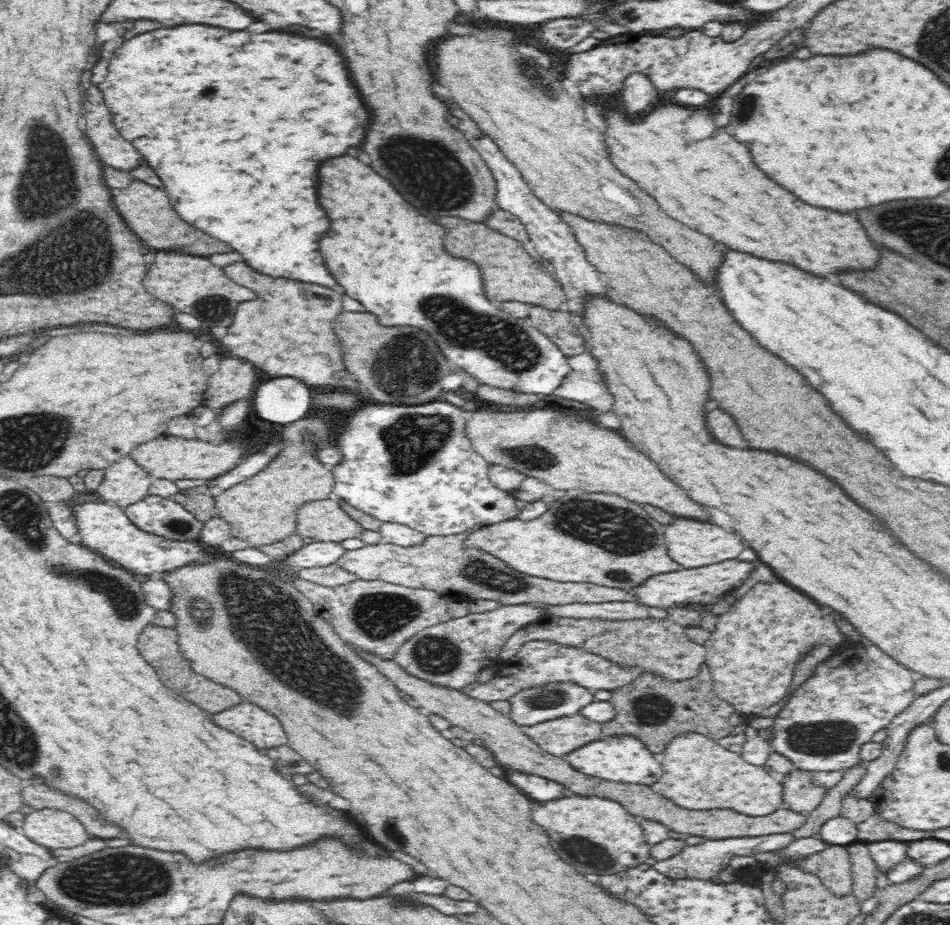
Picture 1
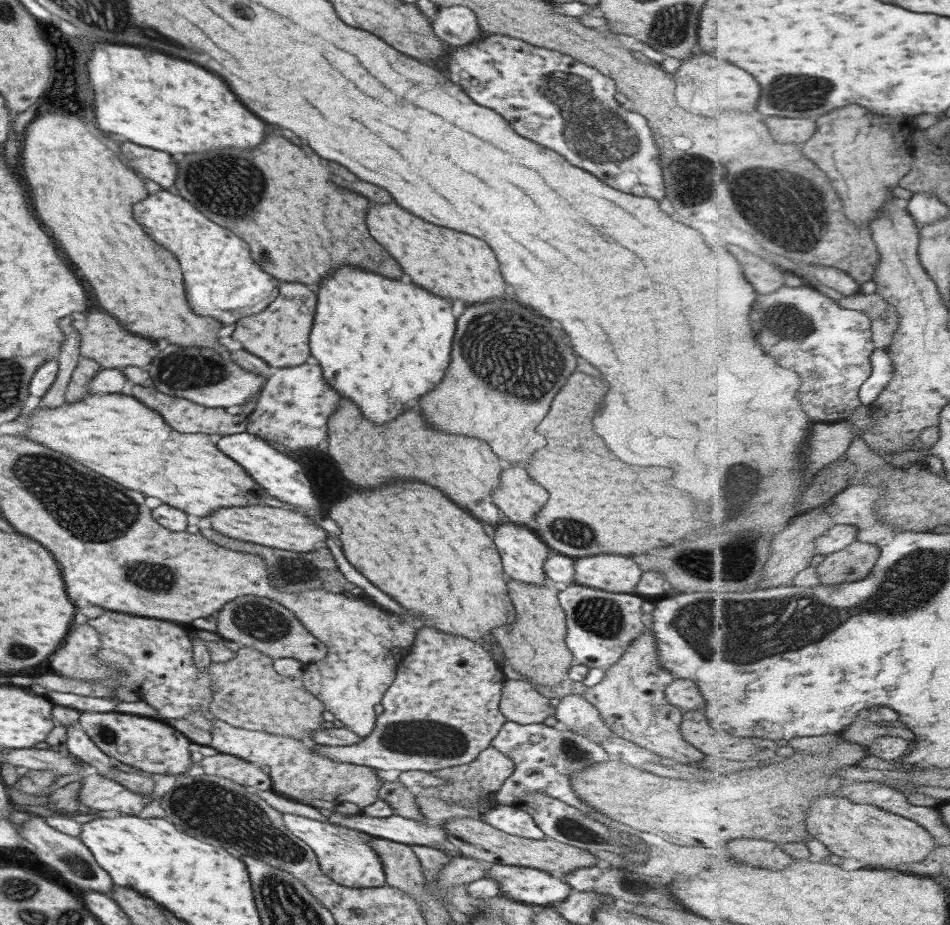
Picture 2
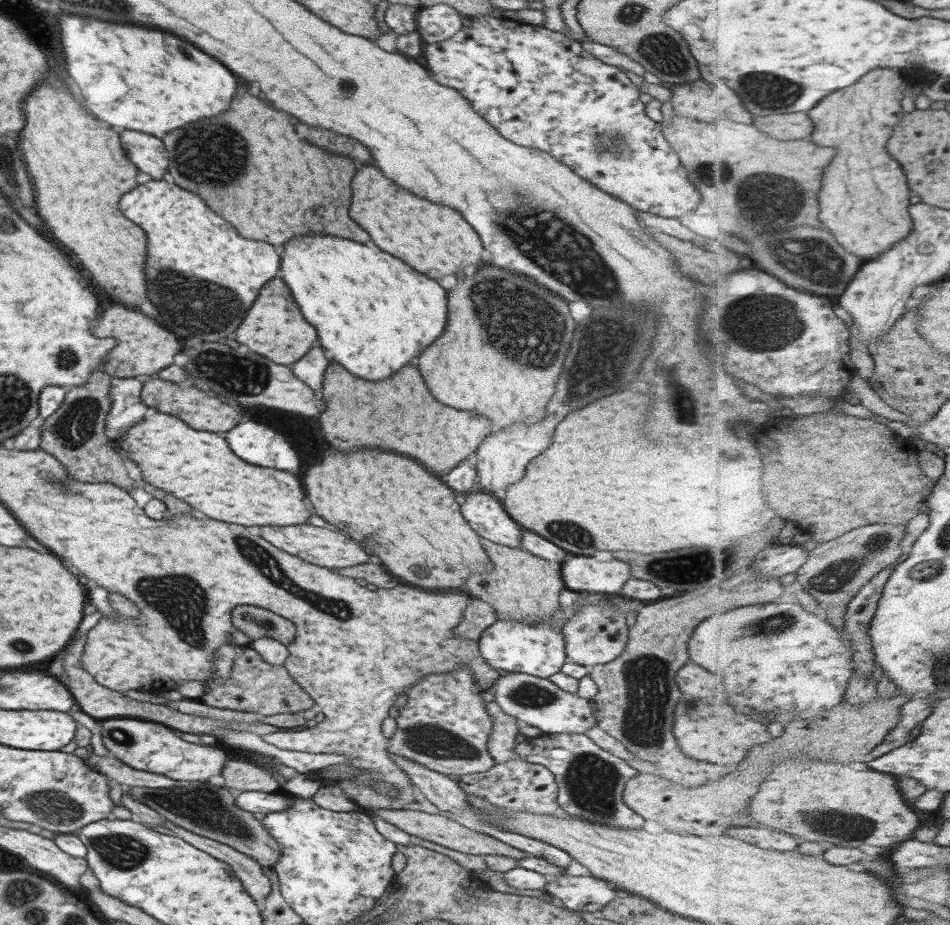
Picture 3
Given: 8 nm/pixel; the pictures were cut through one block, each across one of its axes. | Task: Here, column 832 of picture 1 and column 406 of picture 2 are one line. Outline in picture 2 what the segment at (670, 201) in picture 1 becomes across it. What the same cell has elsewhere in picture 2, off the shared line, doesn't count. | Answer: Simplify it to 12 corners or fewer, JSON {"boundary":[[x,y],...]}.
{"boundary":[[395,204],[369,234],[413,284],[465,304],[503,296],[483,240]]}

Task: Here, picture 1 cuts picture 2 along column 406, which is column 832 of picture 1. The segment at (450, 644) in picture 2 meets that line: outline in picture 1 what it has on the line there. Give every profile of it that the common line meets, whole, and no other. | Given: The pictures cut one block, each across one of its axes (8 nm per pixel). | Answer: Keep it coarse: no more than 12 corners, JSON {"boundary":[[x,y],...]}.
{"boundary":[[868,640],[820,662],[767,729],[800,771],[854,767],[914,702]]}

